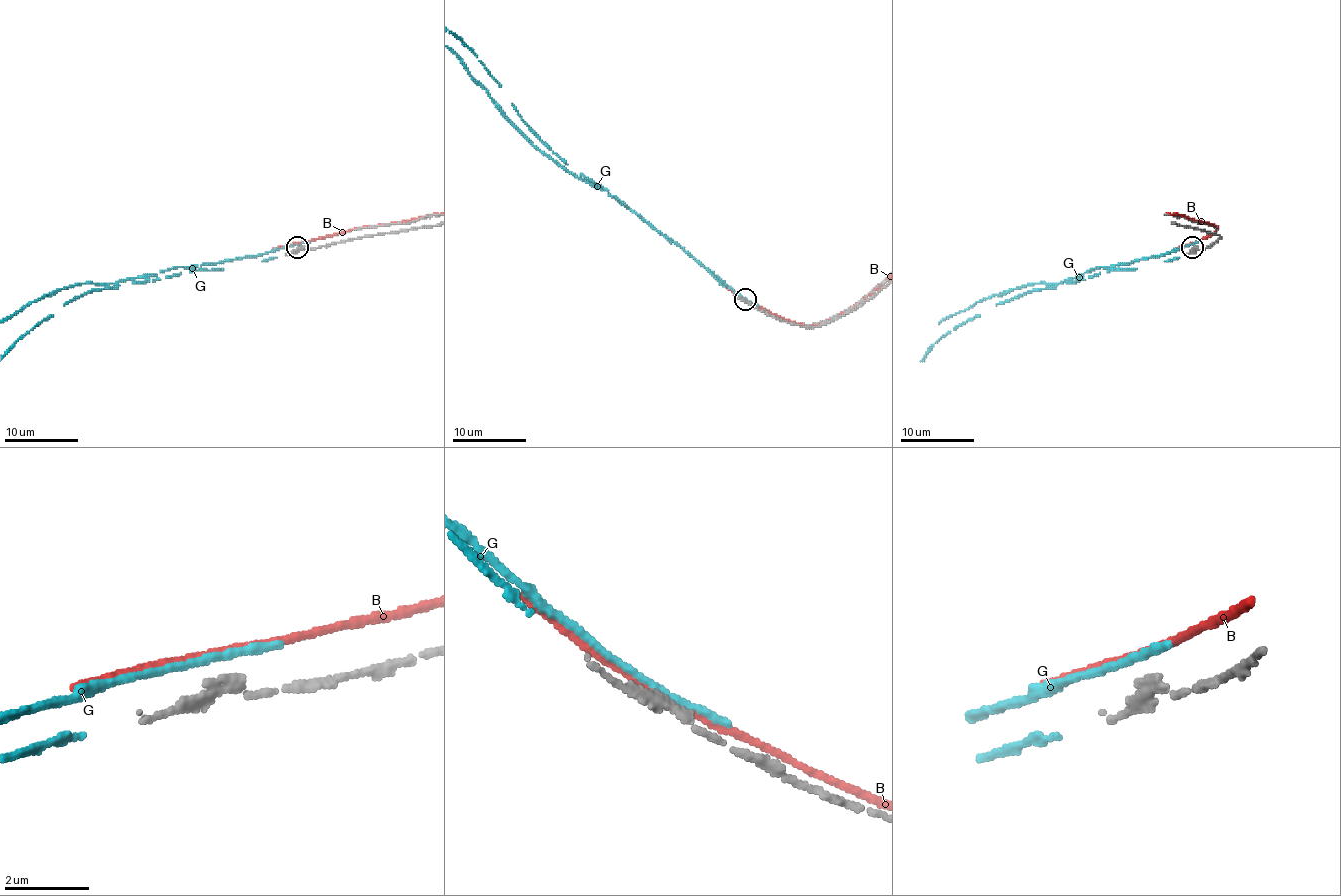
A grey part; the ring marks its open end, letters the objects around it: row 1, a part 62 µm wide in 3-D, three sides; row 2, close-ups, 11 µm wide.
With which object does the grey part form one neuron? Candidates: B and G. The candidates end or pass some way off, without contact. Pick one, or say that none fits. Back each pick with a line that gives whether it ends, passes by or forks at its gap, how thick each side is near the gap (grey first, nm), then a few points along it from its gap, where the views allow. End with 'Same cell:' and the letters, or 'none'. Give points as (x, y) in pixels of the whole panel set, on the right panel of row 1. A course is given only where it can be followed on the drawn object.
G: It passes by. Thickness 220 nm (grey) against 150 nm
Same cell: G

